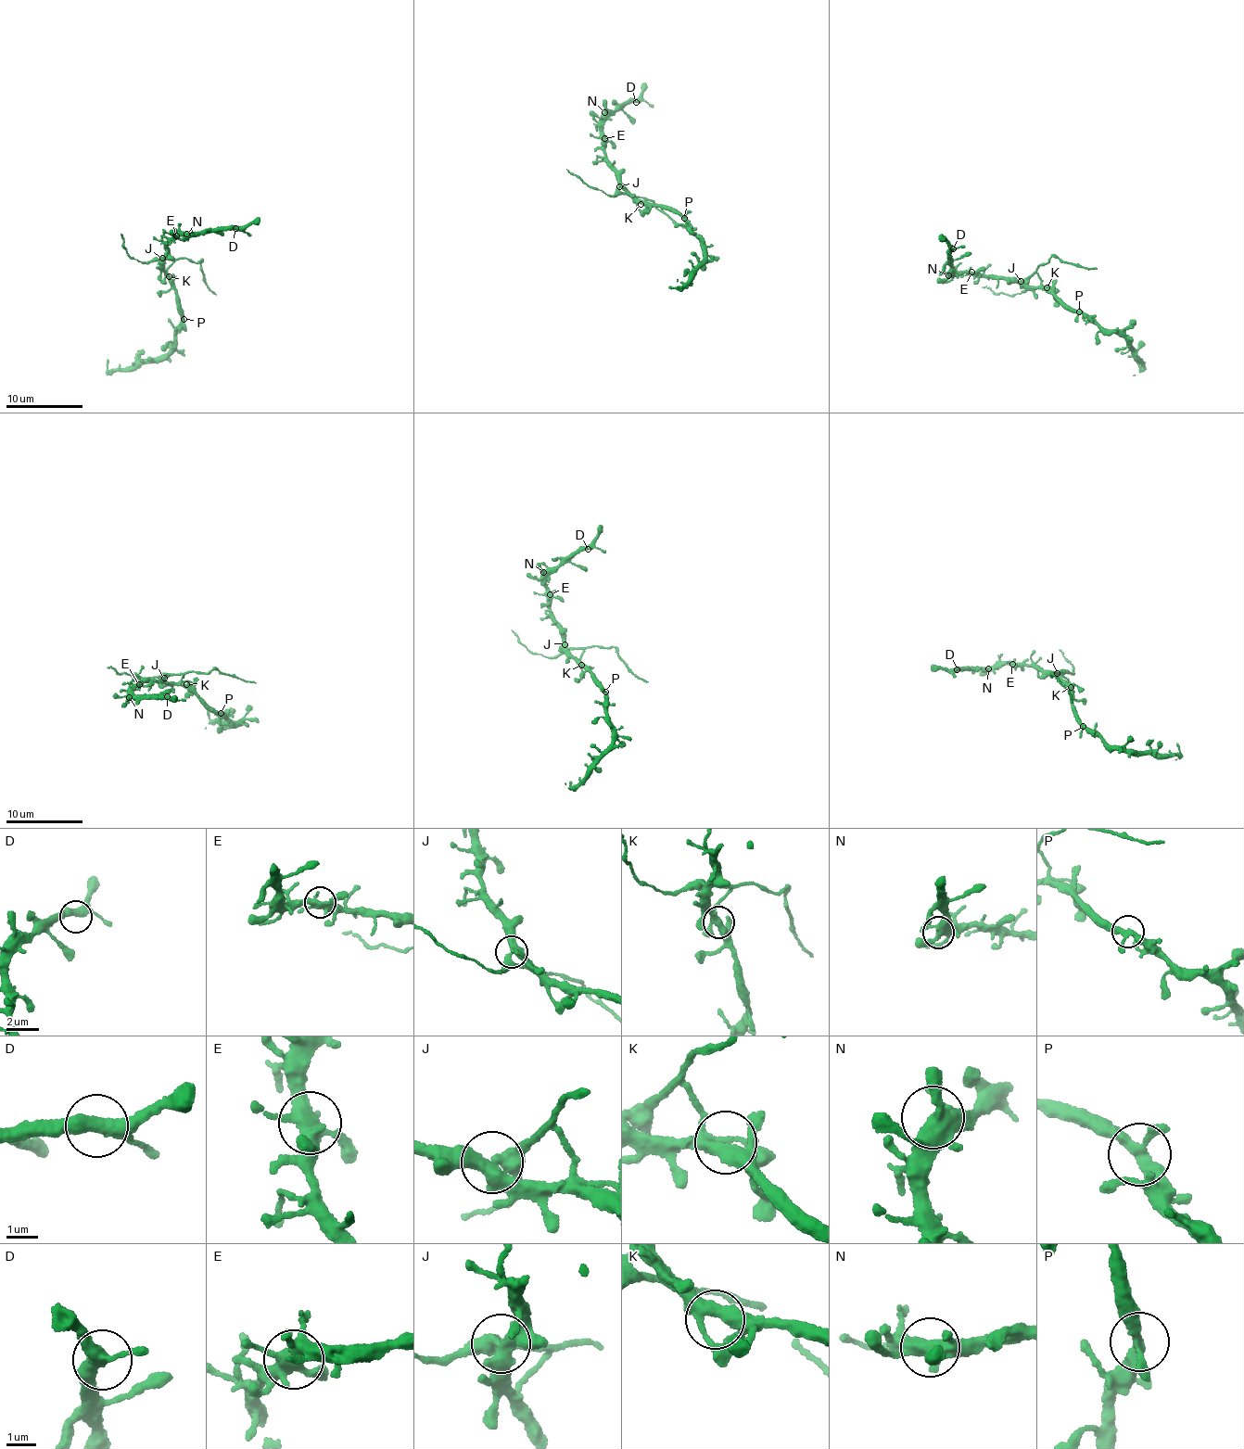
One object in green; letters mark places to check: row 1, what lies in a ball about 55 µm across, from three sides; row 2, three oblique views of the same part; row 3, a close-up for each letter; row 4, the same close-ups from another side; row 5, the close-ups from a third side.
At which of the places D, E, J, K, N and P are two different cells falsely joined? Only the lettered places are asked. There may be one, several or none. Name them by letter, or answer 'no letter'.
J

